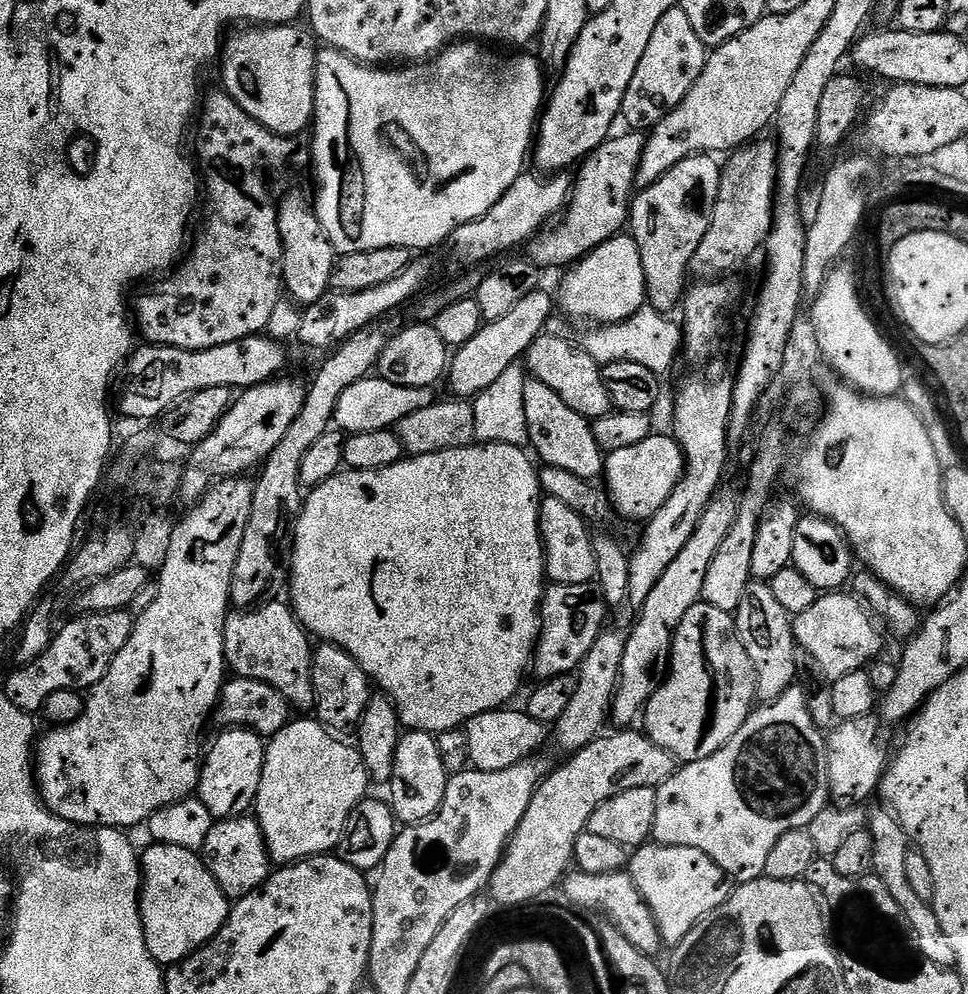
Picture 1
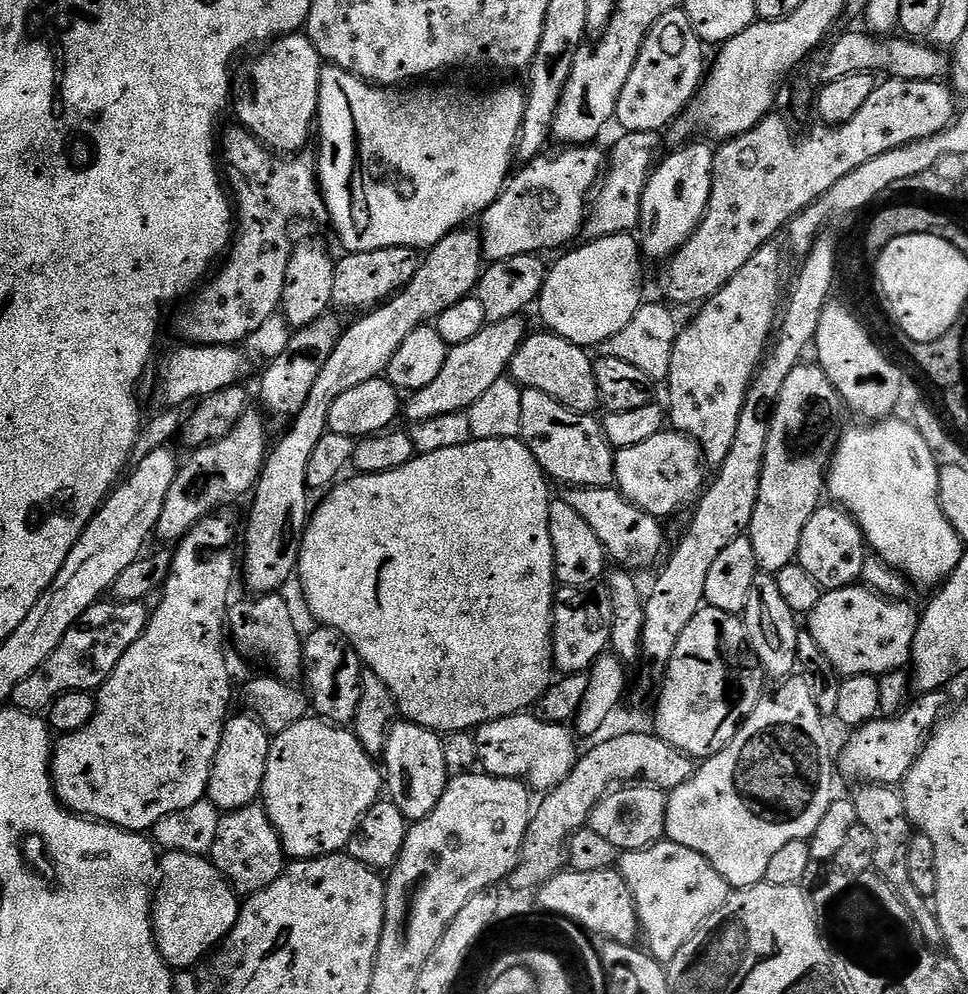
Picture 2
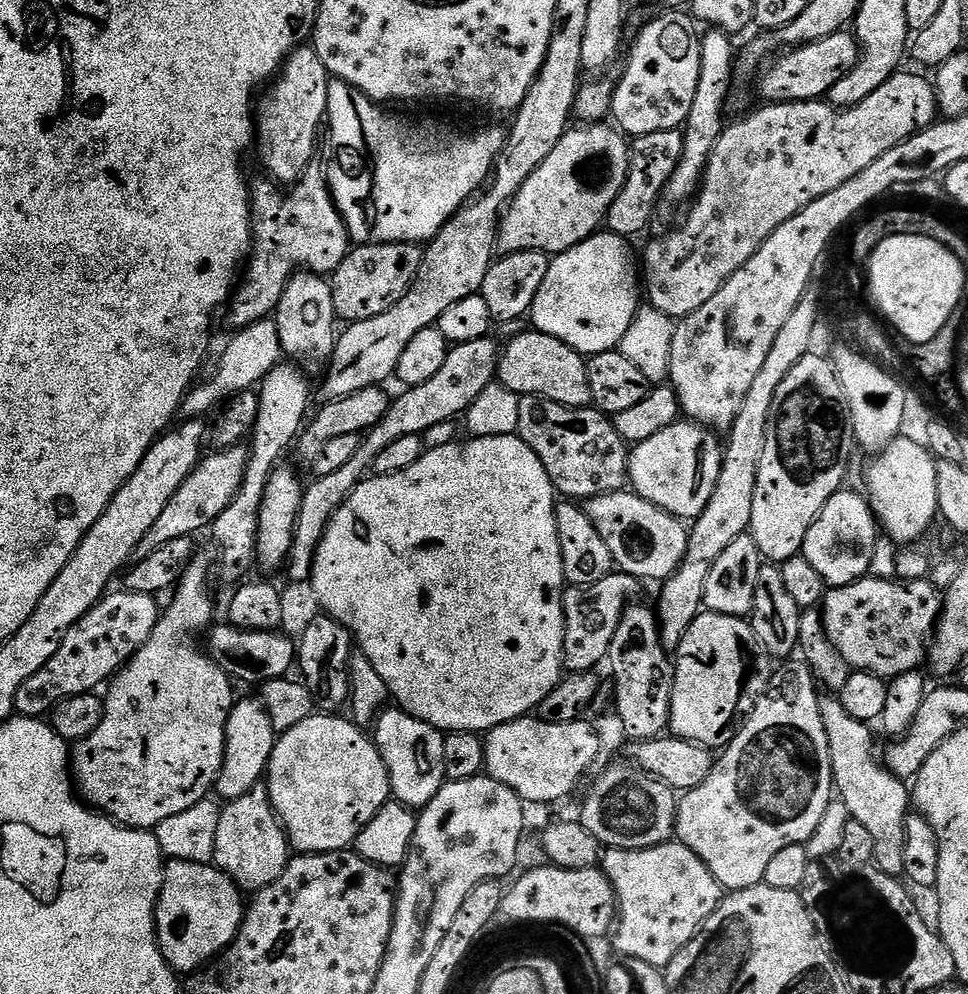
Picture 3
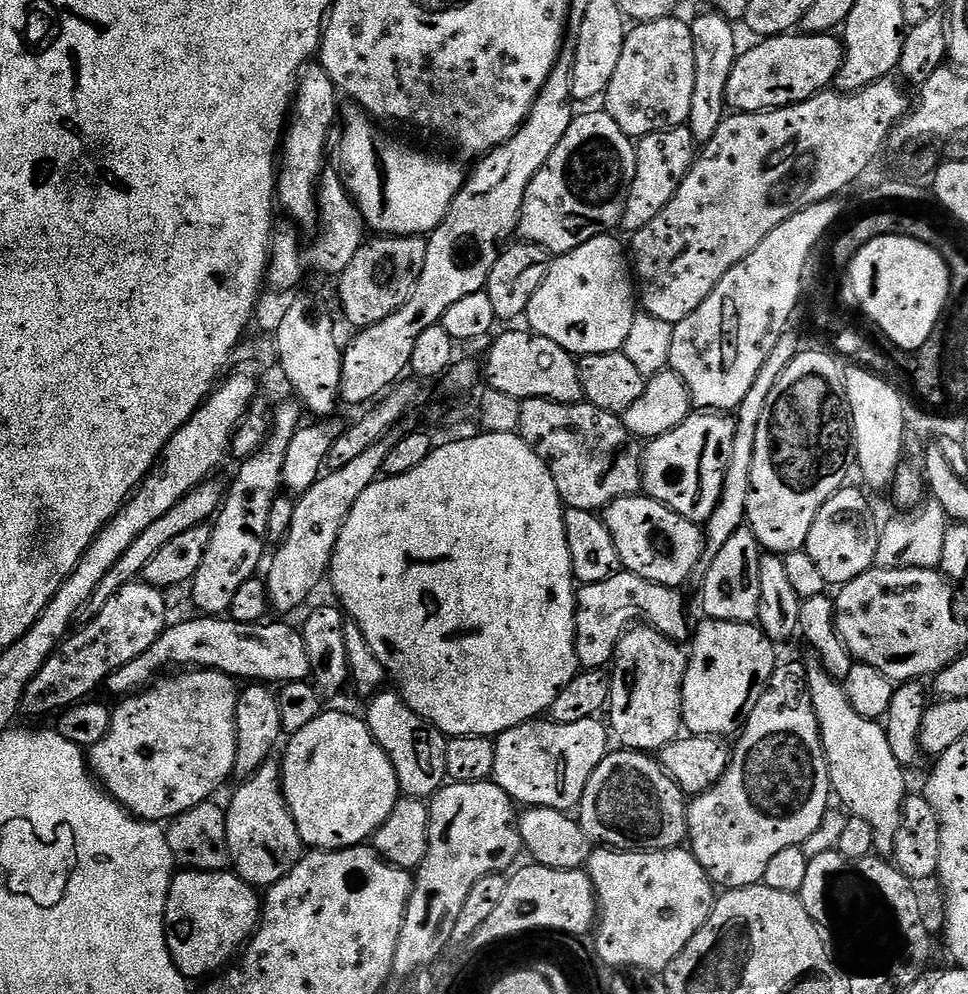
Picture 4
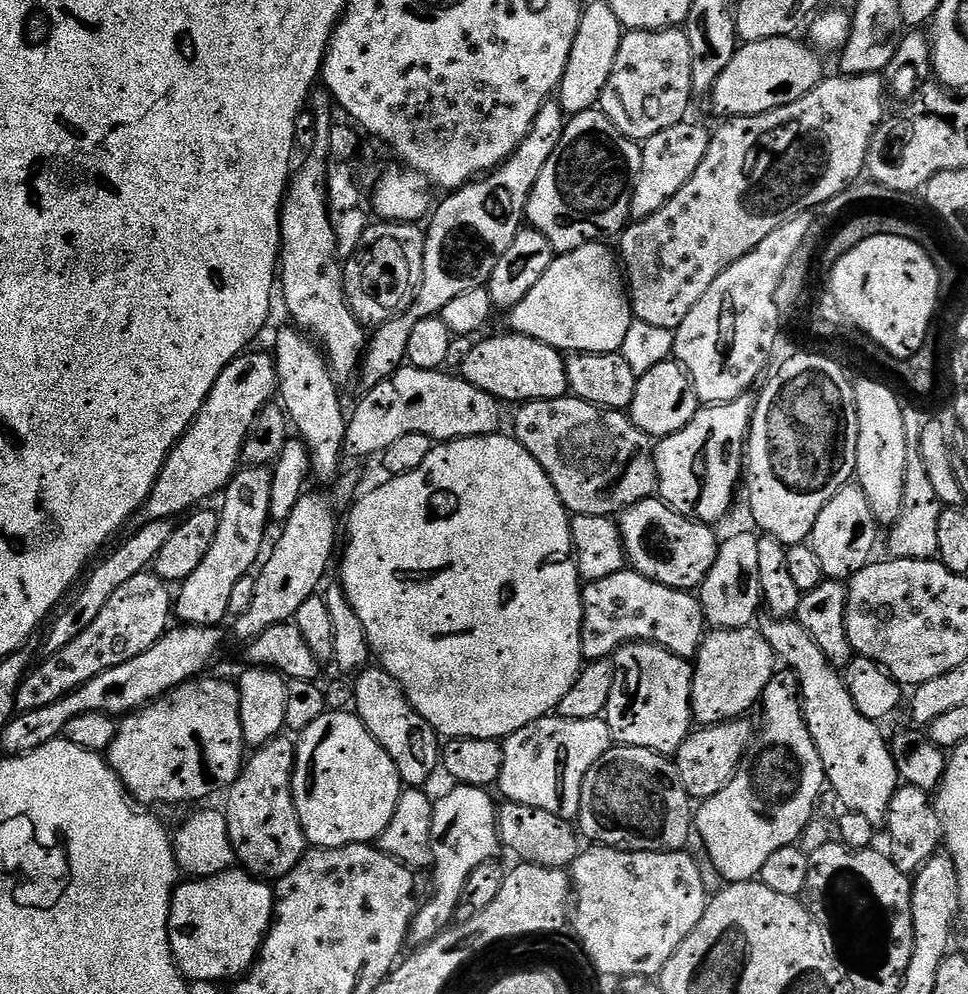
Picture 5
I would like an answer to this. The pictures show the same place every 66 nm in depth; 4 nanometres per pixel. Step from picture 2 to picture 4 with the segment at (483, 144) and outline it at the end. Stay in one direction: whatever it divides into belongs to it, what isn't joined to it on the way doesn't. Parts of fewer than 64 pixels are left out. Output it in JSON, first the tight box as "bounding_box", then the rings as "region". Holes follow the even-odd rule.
{"bounding_box":[334,106,466,236],"region":[[[359,106],[343,109],[344,133],[340,136],[340,153],[334,161],[352,201],[356,203],[365,225],[380,236],[424,236],[446,218],[458,190],[464,185],[466,172],[448,160],[427,156],[400,140],[391,140],[375,128],[373,117]]]}

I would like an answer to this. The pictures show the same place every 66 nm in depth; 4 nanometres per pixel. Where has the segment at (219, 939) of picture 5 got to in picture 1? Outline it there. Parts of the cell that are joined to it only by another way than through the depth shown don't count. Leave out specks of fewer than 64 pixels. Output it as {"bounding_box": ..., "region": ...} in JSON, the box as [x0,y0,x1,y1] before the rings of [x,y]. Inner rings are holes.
{"bounding_box":[140,843,230,966],"region":[[[153,843],[152,848],[142,852],[142,887],[140,890],[140,913],[142,930],[146,934],[146,950],[161,966],[181,964],[190,954],[194,954],[204,944],[209,944],[222,930],[228,920],[230,901],[218,886],[214,874],[210,874],[203,855],[182,850],[182,846],[166,846]]]}

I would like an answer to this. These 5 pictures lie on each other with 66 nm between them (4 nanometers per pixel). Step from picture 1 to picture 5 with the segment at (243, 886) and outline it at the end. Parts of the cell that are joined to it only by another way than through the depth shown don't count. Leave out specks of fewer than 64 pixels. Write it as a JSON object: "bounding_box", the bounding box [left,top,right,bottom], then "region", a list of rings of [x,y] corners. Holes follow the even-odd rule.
{"bounding_box":[226,734,306,882],"region":[[[281,734],[255,749],[240,769],[240,776],[227,789],[226,815],[230,842],[236,851],[239,867],[257,878],[275,882],[290,874],[304,856],[306,841],[298,822],[298,810],[292,793],[292,771],[296,765],[296,746]]]}

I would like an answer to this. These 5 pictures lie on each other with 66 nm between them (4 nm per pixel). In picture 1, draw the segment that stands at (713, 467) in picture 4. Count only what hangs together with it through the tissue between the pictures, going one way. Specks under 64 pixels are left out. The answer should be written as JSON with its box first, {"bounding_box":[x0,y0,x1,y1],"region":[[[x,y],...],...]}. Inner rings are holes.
{"bounding_box":[602,434,684,522],"region":[[[653,434],[638,442],[638,446],[626,446],[623,450],[607,453],[602,480],[608,483],[606,491],[615,515],[617,512],[628,520],[641,522],[651,520],[658,510],[662,510],[666,498],[674,494],[684,476],[684,466],[684,452],[668,434]]]}

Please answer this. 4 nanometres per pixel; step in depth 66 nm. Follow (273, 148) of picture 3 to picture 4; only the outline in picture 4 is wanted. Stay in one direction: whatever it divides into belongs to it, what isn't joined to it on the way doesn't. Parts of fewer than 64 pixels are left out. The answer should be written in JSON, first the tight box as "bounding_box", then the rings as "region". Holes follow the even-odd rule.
{"bounding_box":[276,62,337,228],"region":[[[312,62],[305,67],[298,80],[294,97],[294,111],[290,123],[282,137],[282,151],[278,156],[276,174],[276,194],[278,204],[292,220],[297,220],[302,227],[308,228],[318,220],[318,185],[320,173],[326,167],[324,151],[328,148],[328,135],[332,132],[332,123],[337,123],[336,83],[326,74],[319,62]]]}

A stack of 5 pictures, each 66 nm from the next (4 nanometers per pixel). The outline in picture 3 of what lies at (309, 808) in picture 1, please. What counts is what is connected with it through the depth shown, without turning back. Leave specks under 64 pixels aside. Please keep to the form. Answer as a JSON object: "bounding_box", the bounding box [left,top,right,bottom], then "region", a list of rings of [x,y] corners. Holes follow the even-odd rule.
{"bounding_box":[266,714,392,854],"region":[[[314,714],[310,718],[306,718],[306,722],[298,722],[298,726],[294,726],[290,730],[279,733],[274,746],[274,754],[268,763],[266,773],[266,787],[270,798],[272,799],[272,809],[275,810],[276,816],[280,819],[280,824],[284,828],[284,832],[288,835],[288,843],[297,853],[311,854],[314,852],[343,852],[351,849],[356,843],[358,834],[366,826],[366,822],[370,822],[370,818],[374,818],[374,814],[378,814],[378,810],[382,810],[382,806],[388,803],[392,796],[392,787],[390,786],[390,778],[388,771],[384,765],[384,760],[380,757],[380,752],[376,748],[373,737],[369,735],[365,729],[352,723],[351,719],[340,717],[340,714]]]}

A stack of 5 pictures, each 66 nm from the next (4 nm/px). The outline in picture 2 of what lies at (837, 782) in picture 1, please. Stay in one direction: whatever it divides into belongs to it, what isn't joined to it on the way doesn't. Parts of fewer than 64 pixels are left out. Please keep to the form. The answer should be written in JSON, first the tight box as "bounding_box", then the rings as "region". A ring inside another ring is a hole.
{"bounding_box":[838,691,949,786],"region":[[[947,691],[926,692],[919,697],[917,704],[909,703],[907,707],[900,712],[895,718],[877,718],[871,720],[869,724],[855,729],[851,733],[852,736],[844,744],[844,749],[838,752],[838,772],[845,776],[848,780],[860,780],[864,784],[883,784],[885,786],[900,786],[908,776],[910,770],[914,766],[914,762],[920,756],[920,752],[924,749],[924,743],[928,741],[928,737],[933,728],[940,723],[945,715],[946,709],[949,707]]]}

